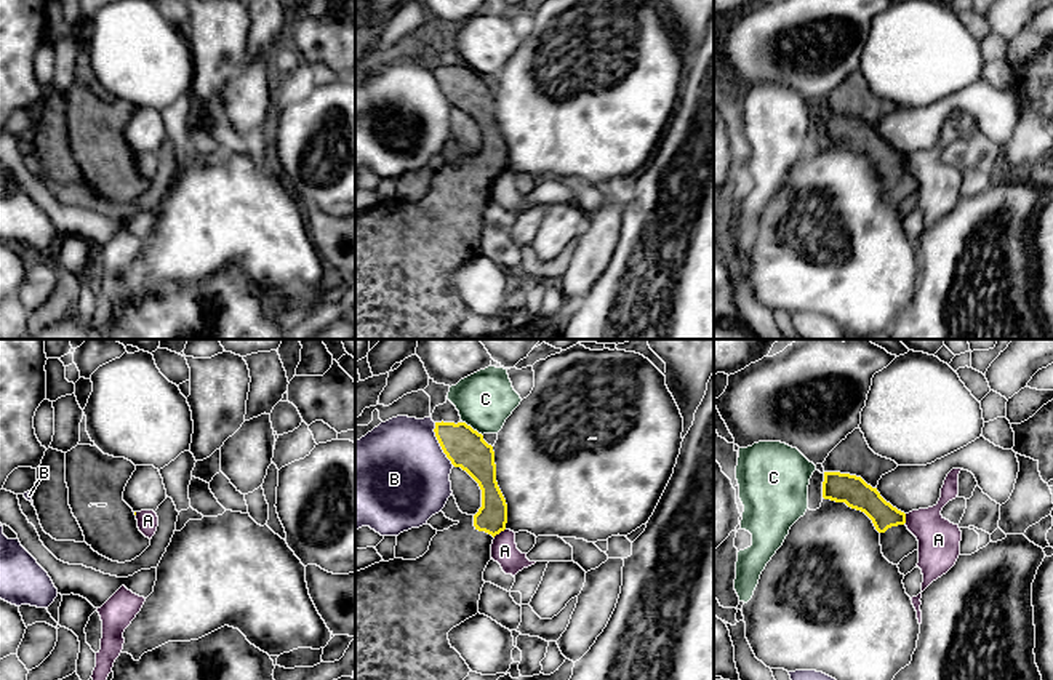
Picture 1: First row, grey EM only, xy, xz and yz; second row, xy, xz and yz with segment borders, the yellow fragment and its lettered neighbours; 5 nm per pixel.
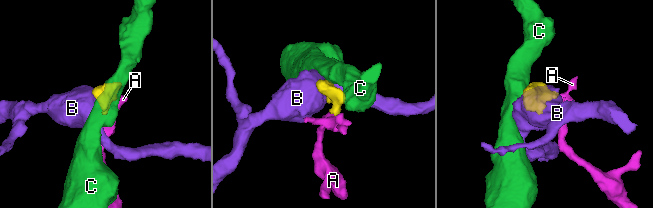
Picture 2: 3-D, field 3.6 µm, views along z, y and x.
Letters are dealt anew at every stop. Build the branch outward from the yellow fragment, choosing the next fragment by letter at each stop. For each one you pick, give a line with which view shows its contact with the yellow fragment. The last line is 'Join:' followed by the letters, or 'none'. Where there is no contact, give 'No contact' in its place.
Join: none

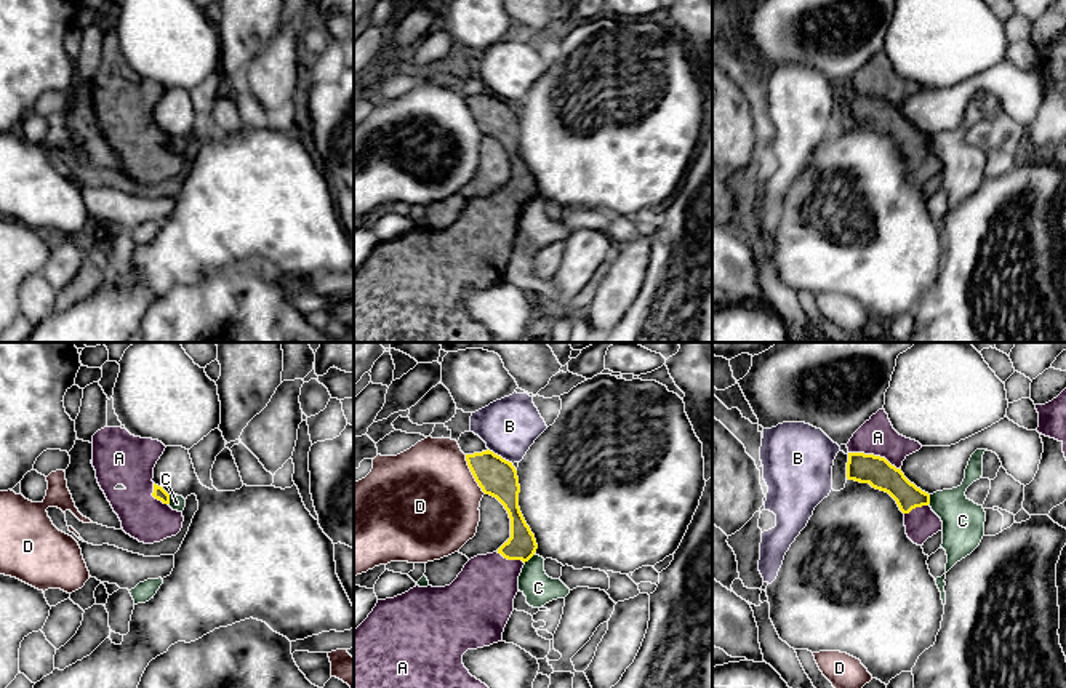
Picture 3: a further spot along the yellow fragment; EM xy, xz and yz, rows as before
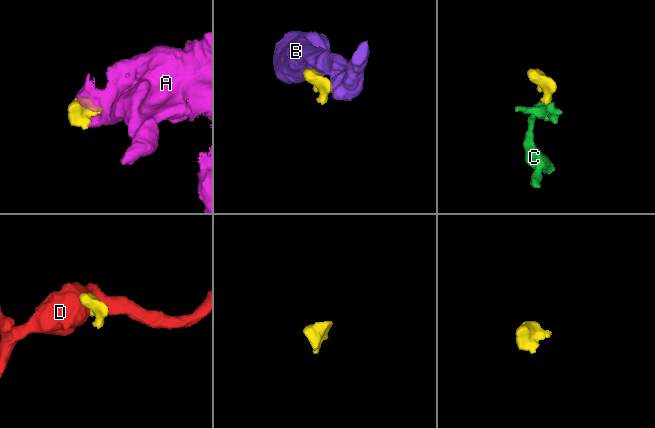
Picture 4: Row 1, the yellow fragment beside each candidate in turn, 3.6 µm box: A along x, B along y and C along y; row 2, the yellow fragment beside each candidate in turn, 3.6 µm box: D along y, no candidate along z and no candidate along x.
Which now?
A: Touches yellow in yz
Join: A

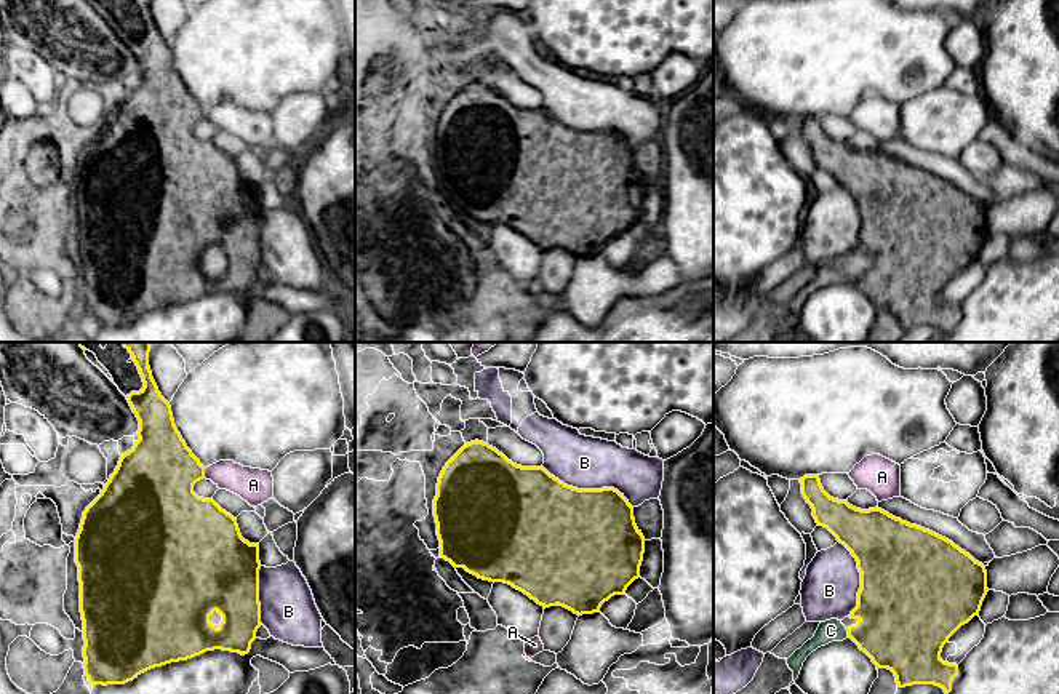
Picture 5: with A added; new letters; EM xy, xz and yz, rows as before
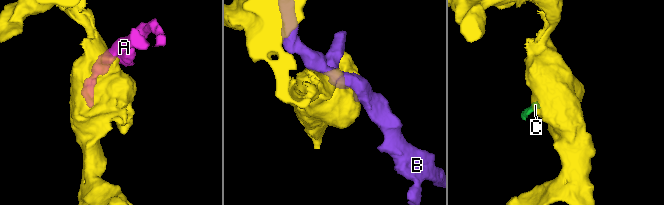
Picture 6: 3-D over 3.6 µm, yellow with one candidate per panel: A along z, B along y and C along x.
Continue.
C: Touches yellow in yz
Join: C

